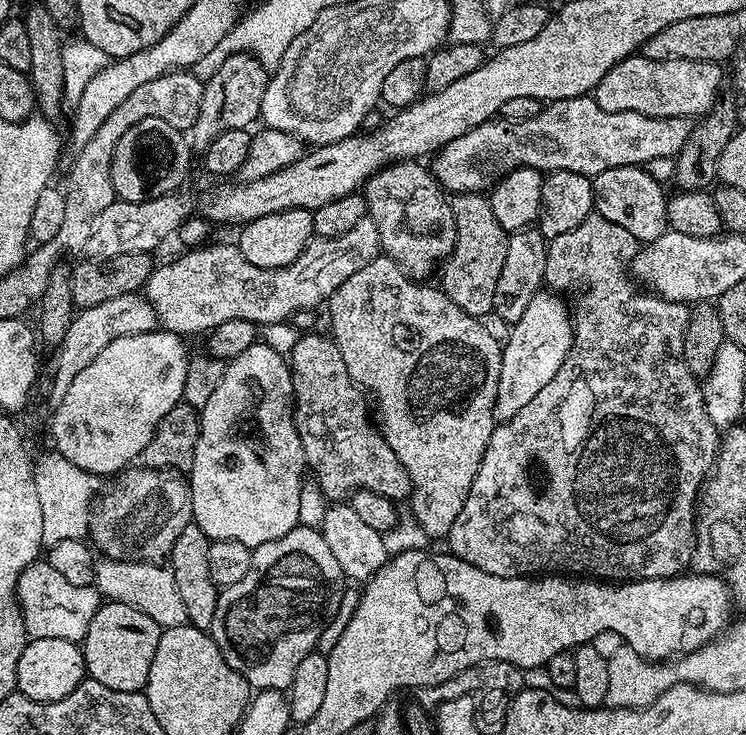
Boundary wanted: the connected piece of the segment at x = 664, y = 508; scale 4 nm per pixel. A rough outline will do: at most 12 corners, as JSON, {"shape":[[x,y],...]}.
{"shape":[[607,218],[558,374],[493,428],[447,551],[495,576],[666,580],[721,438],[689,305]]}

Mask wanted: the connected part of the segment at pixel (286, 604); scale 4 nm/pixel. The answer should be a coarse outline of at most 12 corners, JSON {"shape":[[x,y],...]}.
{"shape":[[320,529],[252,549],[211,638],[286,690],[345,587]]}

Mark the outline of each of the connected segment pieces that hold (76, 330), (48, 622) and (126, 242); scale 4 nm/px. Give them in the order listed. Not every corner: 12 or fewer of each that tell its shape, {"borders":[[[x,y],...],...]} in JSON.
{"borders":[[[140,292],[73,315],[55,345],[53,397],[114,342],[157,331]],[[41,558],[16,583],[33,640],[83,641],[102,597]],[[169,194],[116,199],[94,222],[94,260],[155,253],[193,215]]]}

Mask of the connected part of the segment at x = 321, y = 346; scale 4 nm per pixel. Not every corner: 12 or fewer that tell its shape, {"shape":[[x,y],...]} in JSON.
{"shape":[[335,340],[290,357],[296,433],[329,502],[409,499]]}

